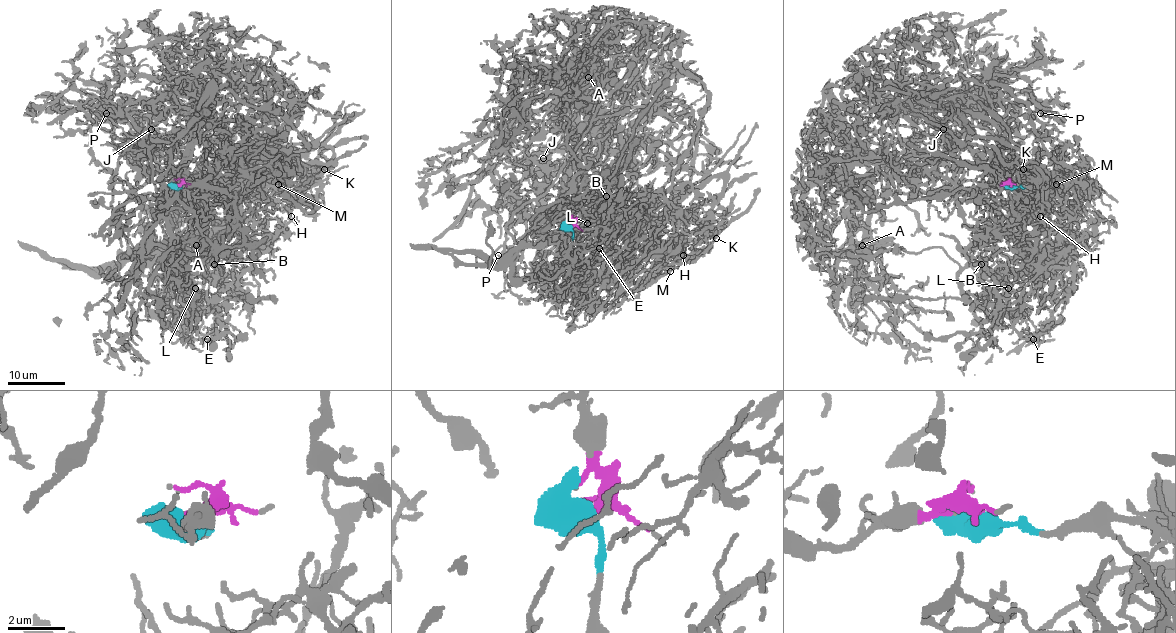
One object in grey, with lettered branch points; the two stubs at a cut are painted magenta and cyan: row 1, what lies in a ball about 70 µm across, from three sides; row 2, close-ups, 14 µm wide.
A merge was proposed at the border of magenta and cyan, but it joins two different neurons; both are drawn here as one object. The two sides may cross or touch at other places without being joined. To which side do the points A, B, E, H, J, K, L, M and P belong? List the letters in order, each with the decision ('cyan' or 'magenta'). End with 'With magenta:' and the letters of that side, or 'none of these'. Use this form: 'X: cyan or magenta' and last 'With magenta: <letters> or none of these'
A: magenta
B: cyan
E: cyan
H: cyan
J: magenta
K: cyan
L: cyan
M: cyan
P: magenta
With magenta: A, J, P

